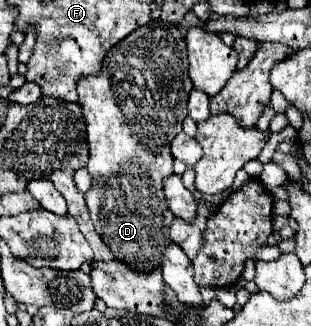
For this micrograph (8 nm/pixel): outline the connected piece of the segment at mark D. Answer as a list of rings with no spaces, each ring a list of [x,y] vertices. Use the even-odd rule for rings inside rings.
[[[150,21],[132,31],[108,51],[102,69],[96,75],[78,79],[78,105],[82,107],[90,153],[86,167],[92,175],[92,189],[84,199],[96,233],[120,261],[138,271],[158,269],[162,251],[170,243],[168,231],[174,215],[166,205],[162,179],[174,173],[170,141],[182,131],[182,121],[188,115],[186,101],[190,89],[192,81],[188,77],[186,43],[176,25],[164,21]]]

